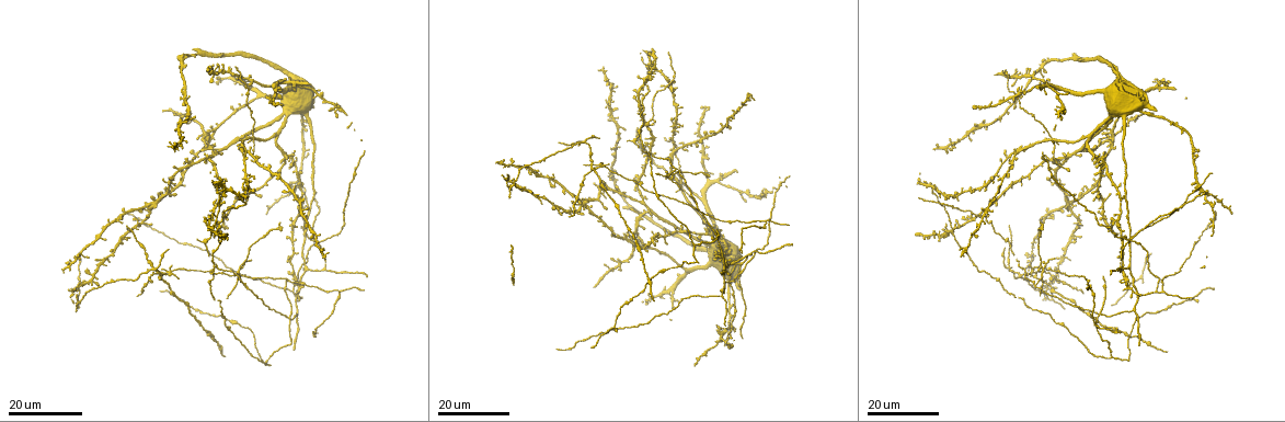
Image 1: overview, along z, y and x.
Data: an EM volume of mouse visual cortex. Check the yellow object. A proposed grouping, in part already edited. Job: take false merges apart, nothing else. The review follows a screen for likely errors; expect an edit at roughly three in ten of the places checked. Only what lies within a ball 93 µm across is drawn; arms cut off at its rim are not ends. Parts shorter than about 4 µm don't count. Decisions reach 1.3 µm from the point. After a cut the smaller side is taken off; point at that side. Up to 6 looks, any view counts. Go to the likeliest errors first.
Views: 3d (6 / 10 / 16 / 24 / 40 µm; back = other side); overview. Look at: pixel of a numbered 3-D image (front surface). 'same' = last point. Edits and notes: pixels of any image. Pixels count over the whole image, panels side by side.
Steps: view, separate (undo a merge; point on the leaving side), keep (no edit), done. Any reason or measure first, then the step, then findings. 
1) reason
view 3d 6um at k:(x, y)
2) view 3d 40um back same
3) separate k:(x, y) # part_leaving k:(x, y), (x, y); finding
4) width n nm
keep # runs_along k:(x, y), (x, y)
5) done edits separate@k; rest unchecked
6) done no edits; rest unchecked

four-way junction
view 3d 16um at 1:(1099, 314)

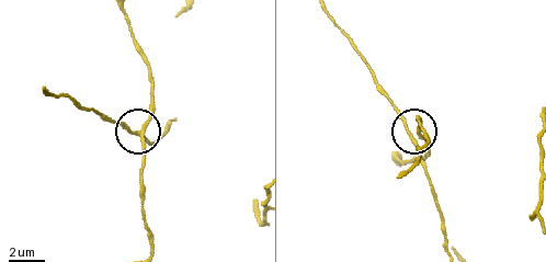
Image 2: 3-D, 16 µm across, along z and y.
view 3d 6um at 2:(134, 132)

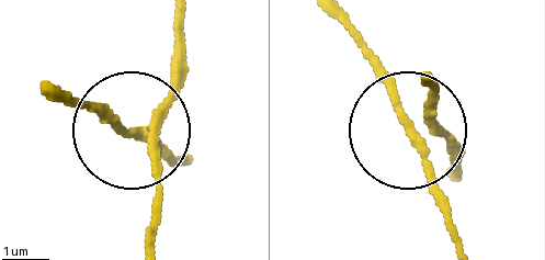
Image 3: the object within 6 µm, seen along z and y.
keep # runs_along 3:(180, 160), (140, 133), (156, 160), (156, 242); continuous, no second neuron

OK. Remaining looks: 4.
thin arm on a thick one
view 3d 24um at 1:(1050, 138)

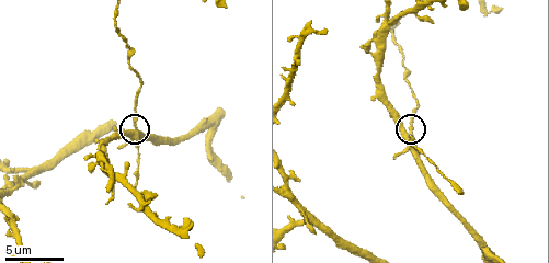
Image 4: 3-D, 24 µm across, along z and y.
view 3d 6um at 4:(408, 136)

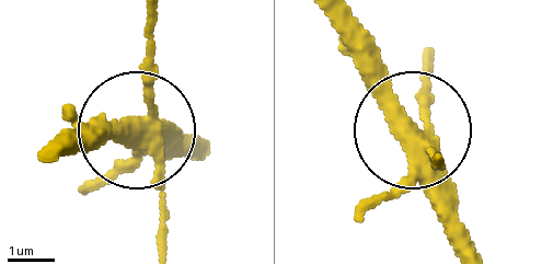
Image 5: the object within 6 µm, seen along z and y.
width 390 nm
keep # runs_along 5:(198, 150), (159, 150), (139, 127), (147, 36); one neuron here

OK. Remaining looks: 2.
two arms in line, one across
view 3d 24um at 1:(766, 222)

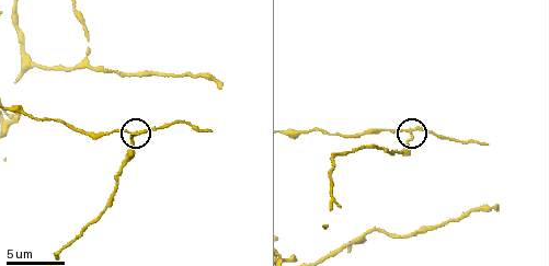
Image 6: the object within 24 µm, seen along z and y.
view 3d 10um at 6:(137, 131)

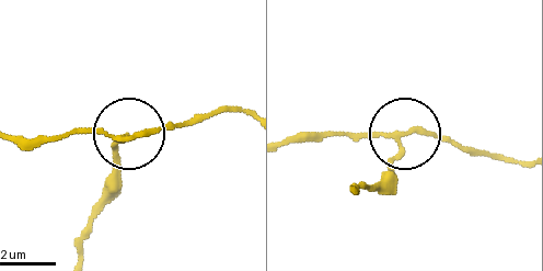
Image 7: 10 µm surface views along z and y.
arms 3
separate 7:(120, 157) # part_leaving 7:(120, 137), (112, 187), (83, 250); a second neuron is stuck on

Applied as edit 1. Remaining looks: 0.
done edits separate@7; rest unchecked

